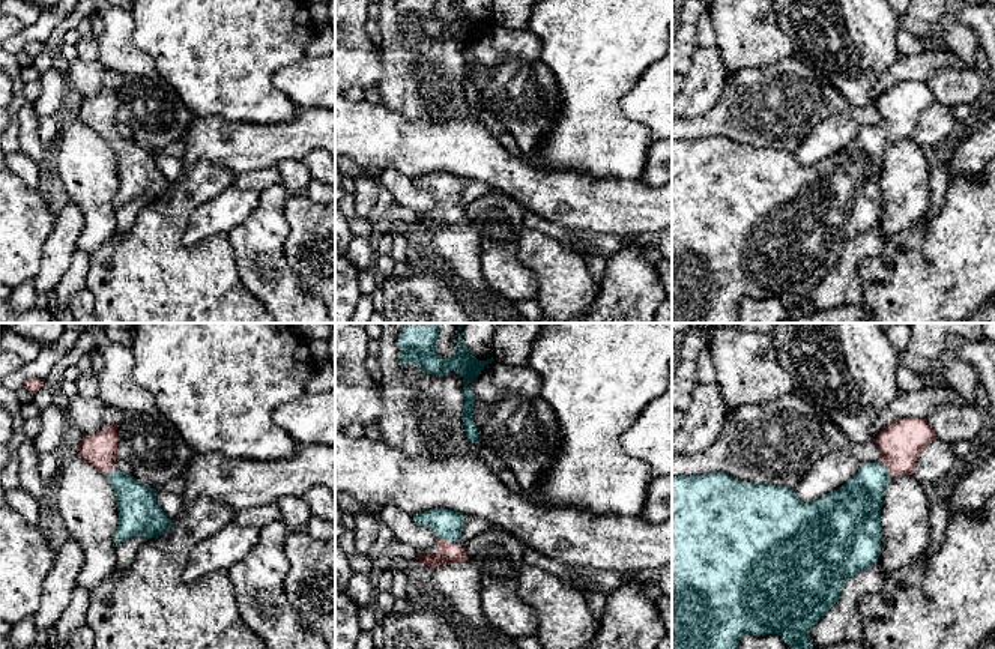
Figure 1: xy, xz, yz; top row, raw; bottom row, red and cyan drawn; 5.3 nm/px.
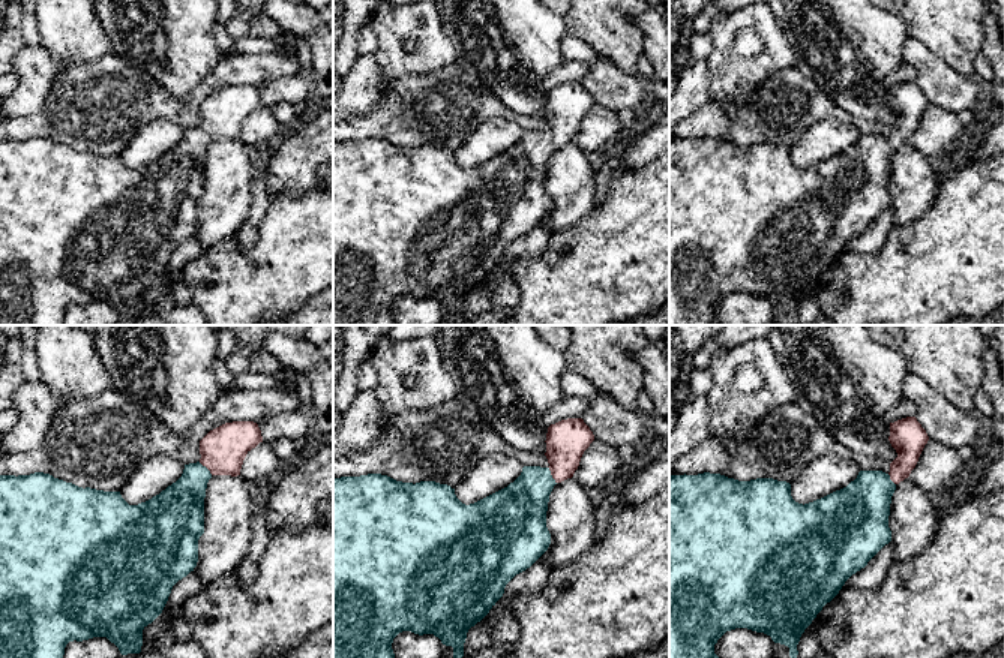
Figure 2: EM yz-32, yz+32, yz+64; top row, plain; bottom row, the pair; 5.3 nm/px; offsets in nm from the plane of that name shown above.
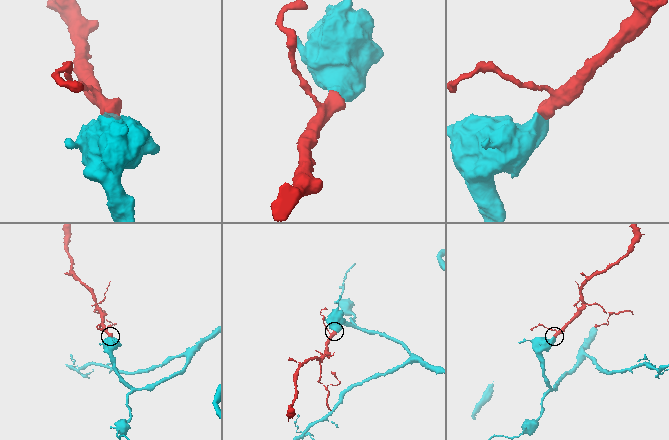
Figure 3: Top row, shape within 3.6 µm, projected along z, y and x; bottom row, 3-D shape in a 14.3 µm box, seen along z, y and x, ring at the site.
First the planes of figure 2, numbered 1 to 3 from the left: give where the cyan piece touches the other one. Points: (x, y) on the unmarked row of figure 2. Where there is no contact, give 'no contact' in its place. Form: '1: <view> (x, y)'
1: yz-32 (206, 131)
2: yz+32 (553, 140)
3: yz+64 (890, 143)

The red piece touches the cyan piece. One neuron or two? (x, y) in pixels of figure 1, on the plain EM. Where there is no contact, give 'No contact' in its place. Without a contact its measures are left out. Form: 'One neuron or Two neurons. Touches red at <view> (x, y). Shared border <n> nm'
One neuron. Touches red at xz (448, 205). Shared border 120 nm

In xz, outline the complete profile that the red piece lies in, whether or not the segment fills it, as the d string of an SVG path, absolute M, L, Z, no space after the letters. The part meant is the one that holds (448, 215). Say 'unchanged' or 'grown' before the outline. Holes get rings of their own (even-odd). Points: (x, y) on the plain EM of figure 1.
grown; M434 171L421 177L413 177L413 183L418 189L430 191L437 200L437 215L434 218L418 216L419 227L428 233L437 231L445 227L461 227L467 224L464 209L458 204L461 201L464 179L445 171Z

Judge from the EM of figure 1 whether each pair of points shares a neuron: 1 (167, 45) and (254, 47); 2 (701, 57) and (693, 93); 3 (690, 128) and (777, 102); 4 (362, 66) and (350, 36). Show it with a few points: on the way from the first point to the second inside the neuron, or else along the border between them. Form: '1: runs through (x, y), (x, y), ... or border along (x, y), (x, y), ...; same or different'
1: runs through (188, 45), (233, 45); same
2: runs through (701, 66), (701, 84); same
3: runs through (711, 122), (756, 110); same
4: runs through (355, 59), (350, 54), (350, 44); same

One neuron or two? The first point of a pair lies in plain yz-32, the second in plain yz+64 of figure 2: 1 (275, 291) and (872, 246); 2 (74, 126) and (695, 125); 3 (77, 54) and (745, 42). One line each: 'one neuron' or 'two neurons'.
1: two neurons
2: one neuron
3: two neurons

